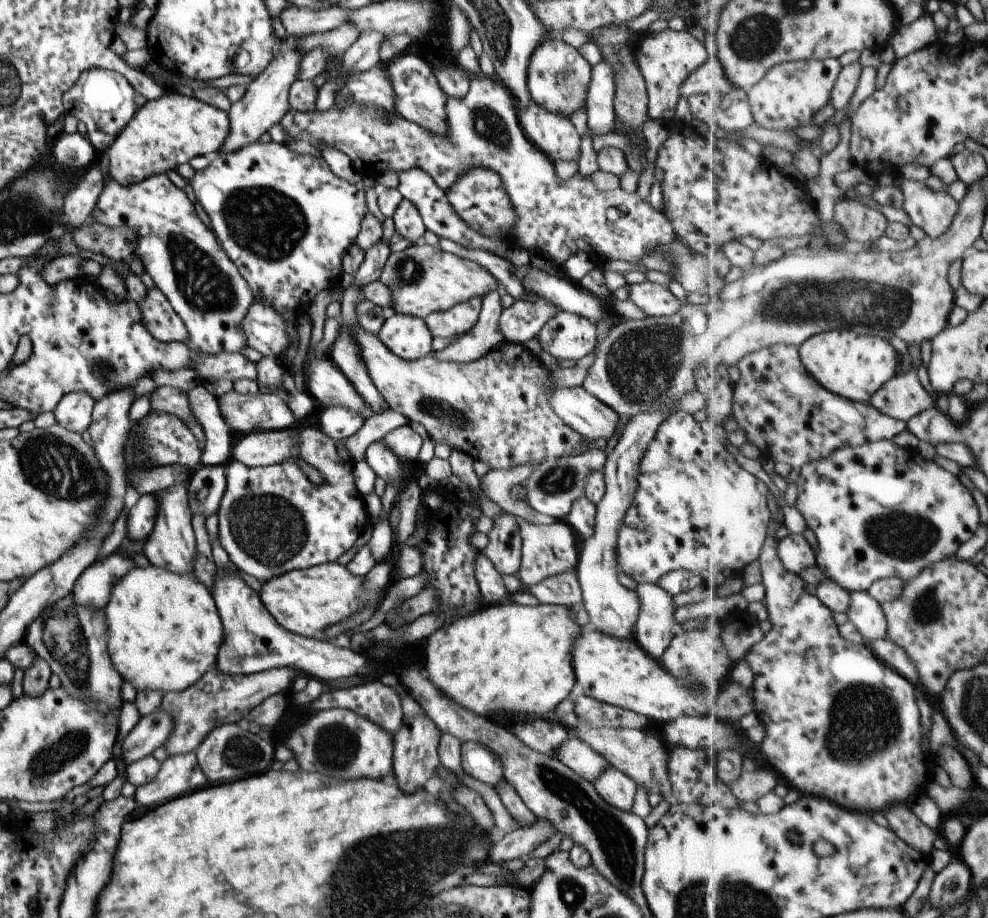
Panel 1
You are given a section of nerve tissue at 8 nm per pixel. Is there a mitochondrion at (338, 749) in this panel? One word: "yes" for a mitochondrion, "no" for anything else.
yes

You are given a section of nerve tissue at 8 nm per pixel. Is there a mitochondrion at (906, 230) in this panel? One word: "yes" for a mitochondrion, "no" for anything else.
no

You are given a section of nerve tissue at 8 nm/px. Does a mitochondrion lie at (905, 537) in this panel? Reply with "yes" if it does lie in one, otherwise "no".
yes

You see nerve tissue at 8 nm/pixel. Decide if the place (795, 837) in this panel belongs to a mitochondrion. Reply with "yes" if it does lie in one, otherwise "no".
no

